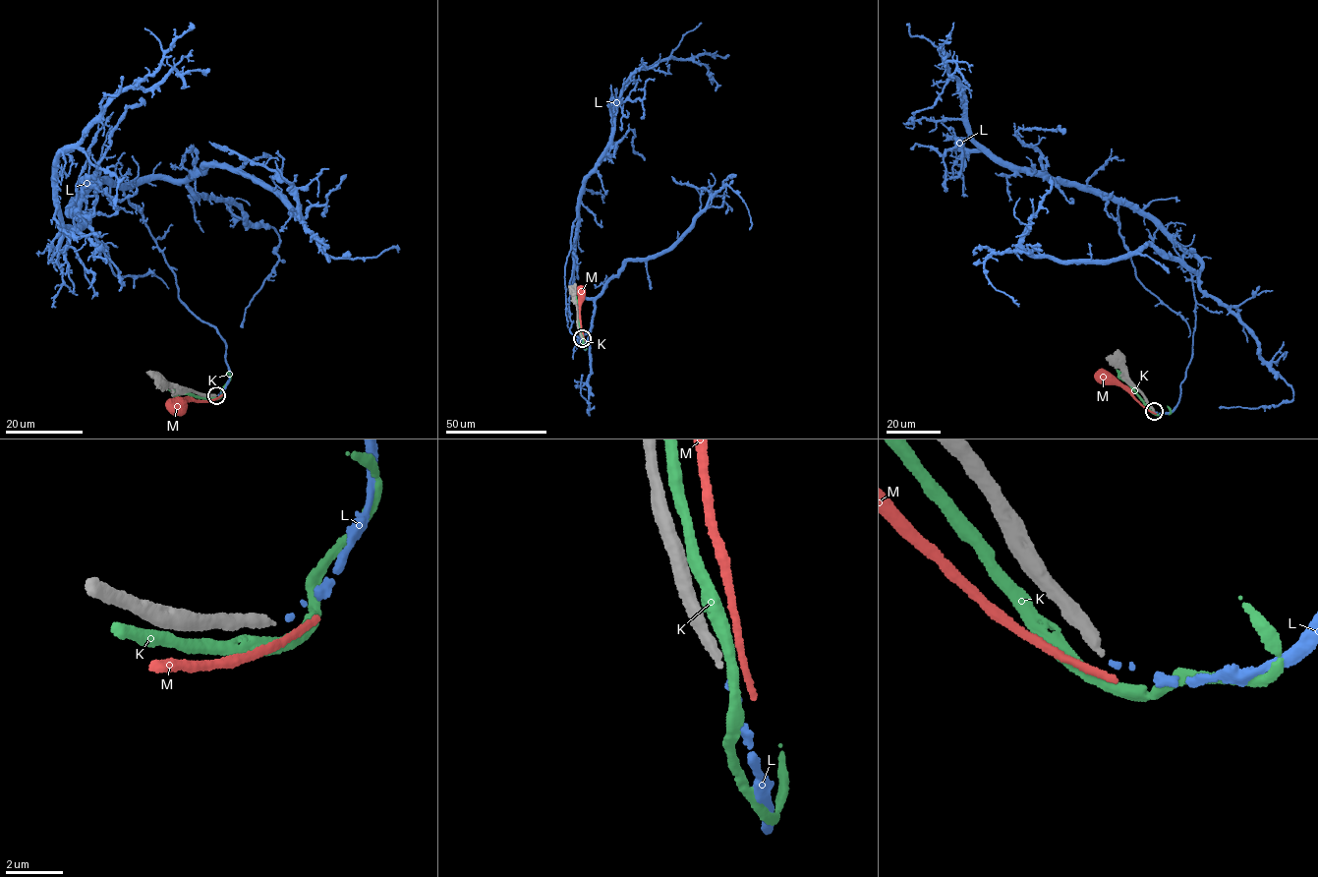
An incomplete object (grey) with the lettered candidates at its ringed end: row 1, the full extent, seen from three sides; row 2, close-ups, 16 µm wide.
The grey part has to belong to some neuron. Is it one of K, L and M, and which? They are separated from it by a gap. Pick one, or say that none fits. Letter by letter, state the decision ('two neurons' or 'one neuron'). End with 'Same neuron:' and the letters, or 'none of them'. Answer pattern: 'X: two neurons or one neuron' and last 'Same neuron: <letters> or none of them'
K: two neurons
L: one neuron
M: two neurons
Same neuron: L

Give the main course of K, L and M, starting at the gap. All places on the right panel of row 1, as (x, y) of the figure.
K: (1153, 412), (1117, 370)
L: (1155, 412), (1168, 414), (1178, 401), (1192, 351), (1195, 305), (1189, 270), (1150, 219), (1064, 181)
M: (1152, 412), (1143, 407), (1127, 391), (1104, 378)

